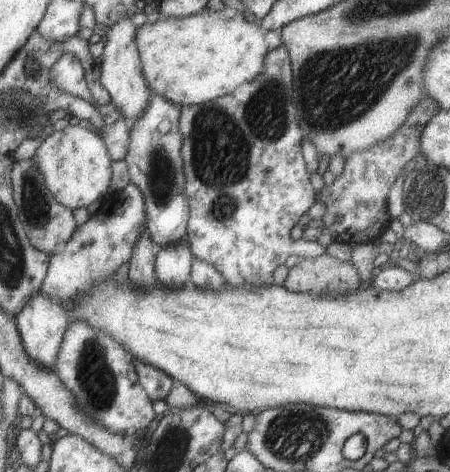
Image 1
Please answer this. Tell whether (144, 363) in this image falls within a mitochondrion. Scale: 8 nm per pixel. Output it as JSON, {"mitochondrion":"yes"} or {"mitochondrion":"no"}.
{"mitochondrion":"no"}

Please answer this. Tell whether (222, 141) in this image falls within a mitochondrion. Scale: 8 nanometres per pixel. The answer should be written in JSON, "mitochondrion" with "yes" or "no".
{"mitochondrion":"yes"}

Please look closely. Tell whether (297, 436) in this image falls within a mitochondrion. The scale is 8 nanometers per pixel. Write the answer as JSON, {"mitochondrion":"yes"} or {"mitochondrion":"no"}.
{"mitochondrion":"yes"}

